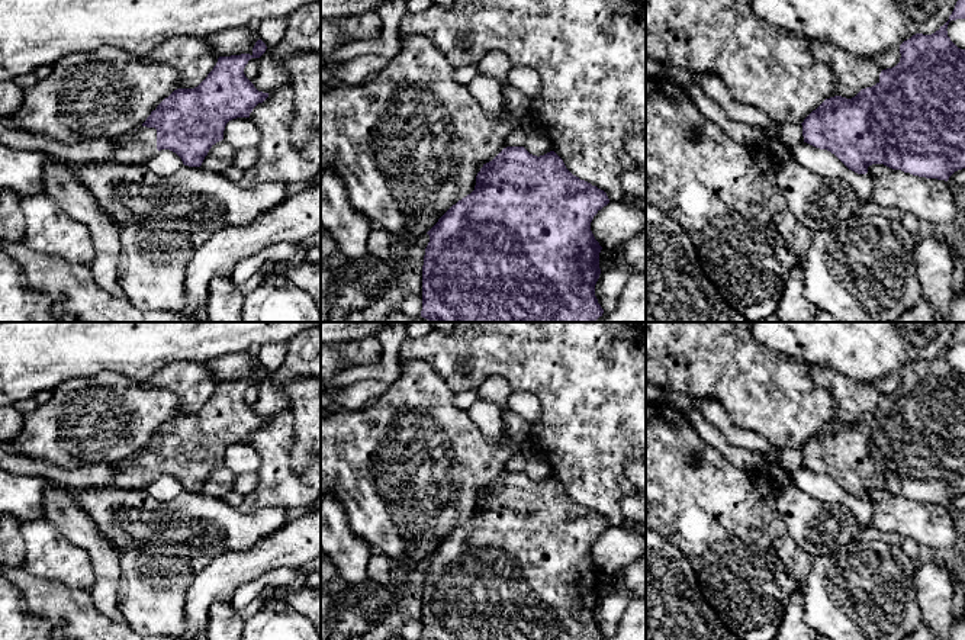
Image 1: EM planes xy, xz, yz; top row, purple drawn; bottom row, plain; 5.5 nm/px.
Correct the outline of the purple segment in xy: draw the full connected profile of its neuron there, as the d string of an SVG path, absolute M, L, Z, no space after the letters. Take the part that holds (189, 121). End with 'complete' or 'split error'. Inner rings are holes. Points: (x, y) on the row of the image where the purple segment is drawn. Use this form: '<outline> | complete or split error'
M258 39L251 55L219 57L213 70L197 87L174 90L136 131L113 139L107 161L144 165L161 149L170 149L181 158L184 165L200 167L209 149L223 139L226 123L237 118L250 118L252 109L268 97L268 93L258 91L244 74L248 61L260 58L266 49L266 44Z | split error

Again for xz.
M524 147L504 148L492 161L483 164L476 176L475 190L453 205L427 232L430 242L422 266L421 316L430 322L595 322L604 313L595 296L595 284L601 274L599 253L602 247L591 231L591 222L608 203L609 199L604 190L573 176L554 151L537 157Z | complete

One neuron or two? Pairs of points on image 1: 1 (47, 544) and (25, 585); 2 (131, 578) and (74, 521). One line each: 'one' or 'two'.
1: two
2: two

